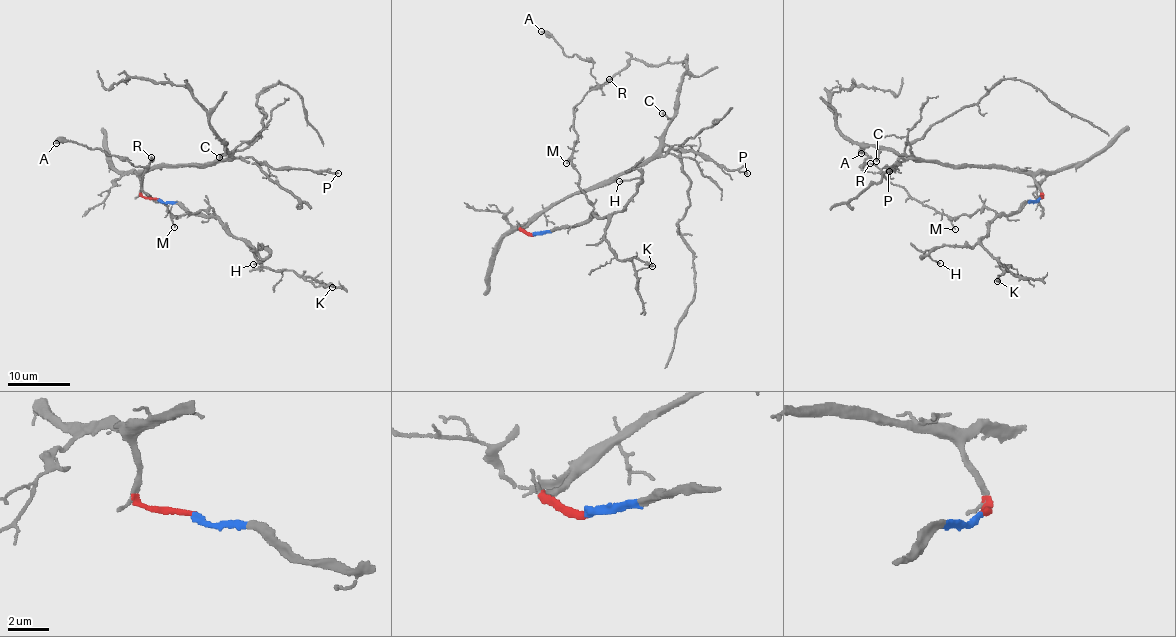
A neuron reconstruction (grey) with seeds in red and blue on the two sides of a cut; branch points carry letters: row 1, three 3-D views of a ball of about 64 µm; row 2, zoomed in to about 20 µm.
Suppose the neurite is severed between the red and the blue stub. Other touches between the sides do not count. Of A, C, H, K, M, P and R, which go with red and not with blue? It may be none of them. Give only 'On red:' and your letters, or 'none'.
On red: C, P

